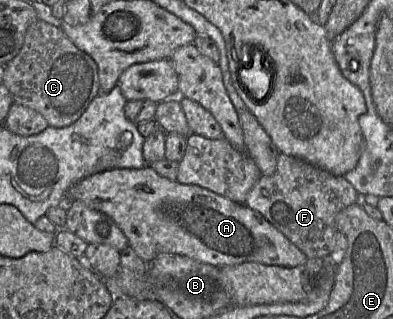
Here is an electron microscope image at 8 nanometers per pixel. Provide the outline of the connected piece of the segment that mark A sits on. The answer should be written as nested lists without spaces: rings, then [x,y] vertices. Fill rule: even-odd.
[[[151,166],[112,169],[90,175],[69,187],[66,200],[67,203],[79,200],[112,218],[127,237],[129,246],[148,267],[160,254],[178,254],[215,267],[258,263],[293,268],[308,260],[284,234],[245,203],[236,203],[197,185],[171,181],[159,175]]]

